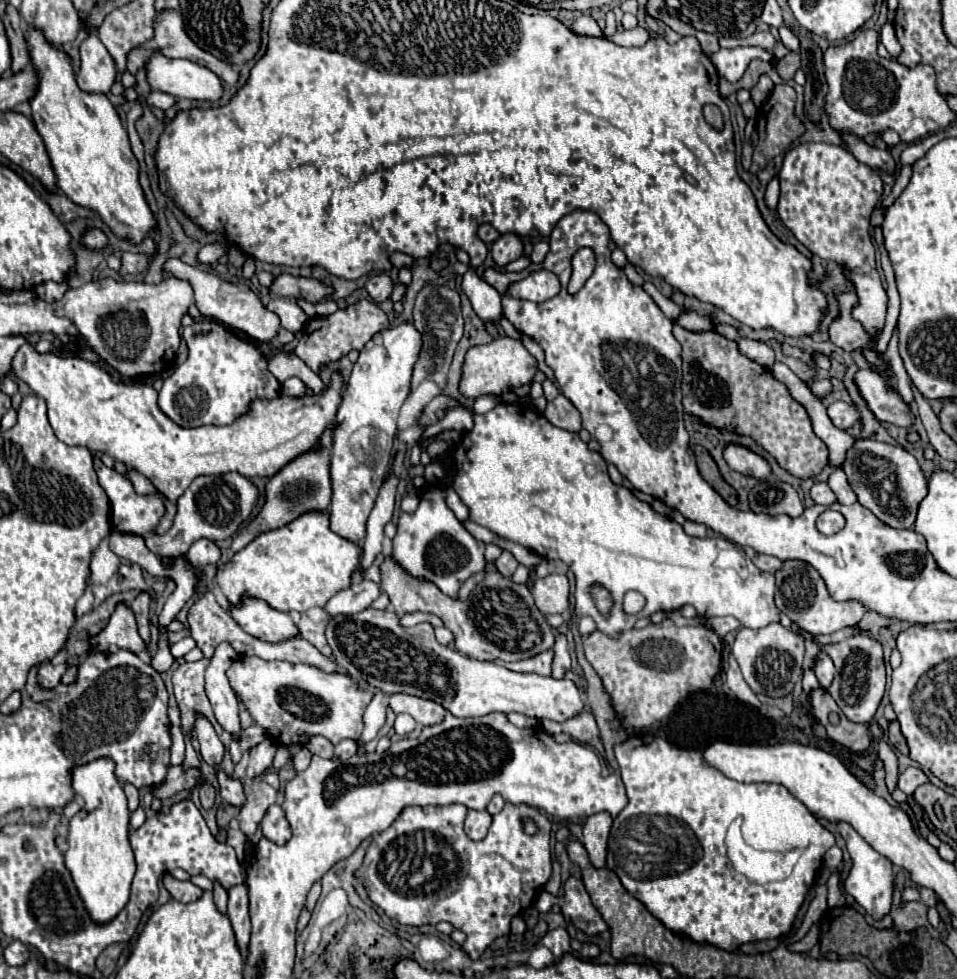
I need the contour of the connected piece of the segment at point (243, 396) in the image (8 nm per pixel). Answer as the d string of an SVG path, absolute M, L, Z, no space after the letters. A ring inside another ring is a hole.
M216 320L194 322L184 328L182 336L188 344L188 360L164 380L162 390L158 392L160 410L178 426L228 426L236 418L244 416L252 402L280 396L280 382L268 370L268 360L264 354L224 324ZM198 332L208 334L196 336Z

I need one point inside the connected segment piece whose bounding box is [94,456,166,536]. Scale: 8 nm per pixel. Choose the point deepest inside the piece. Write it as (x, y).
(131, 513)

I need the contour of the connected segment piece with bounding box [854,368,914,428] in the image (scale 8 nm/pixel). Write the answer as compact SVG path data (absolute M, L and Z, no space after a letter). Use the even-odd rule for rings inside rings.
M862 368L854 374L854 384L878 420L904 428L912 426L914 416L910 414L910 408L902 402L898 390L878 372Z

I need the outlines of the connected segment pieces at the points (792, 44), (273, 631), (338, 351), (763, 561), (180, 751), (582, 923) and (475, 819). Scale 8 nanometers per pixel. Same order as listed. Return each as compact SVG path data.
M780 26L778 32L780 32L780 40L784 42L784 46L786 46L788 50L798 50L798 44L800 44L800 42L798 42L798 38L796 38L786 26Z
M244 598L240 608L230 608L230 616L242 626L242 630L262 642L278 644L300 636L300 630L288 612L274 610L256 598Z
M360 300L330 316L310 320L306 324L306 328L302 330L302 338L300 338L298 346L292 350L292 354L302 358L308 368L312 368L316 374L320 374L320 368L326 366L326 362L338 362L350 350L362 350L364 344L374 334L388 330L388 328L390 328L390 322L388 322L388 318L384 320L384 312L380 310L380 306L374 302L368 302L368 300Z
M746 548L746 554L750 556L750 560L760 568L760 570L766 570L766 572L774 572L778 570L778 566L782 566L782 560L774 558L774 556L768 556L768 554L760 554L752 548Z
M170 724L170 738L172 738L170 762L172 764L182 764L184 762L184 734L182 734L180 726Z
M570 876L568 882L564 884L564 892L566 894L564 894L564 904L562 904L562 914L570 920L578 920L572 924L576 924L586 934L600 934L608 928L600 912L592 906L582 880Z
M468 810L466 822L464 822L464 830L466 830L468 838L472 838L472 840L482 840L482 838L488 834L490 824L492 824L492 816L490 816L486 810L482 810L482 812Z

